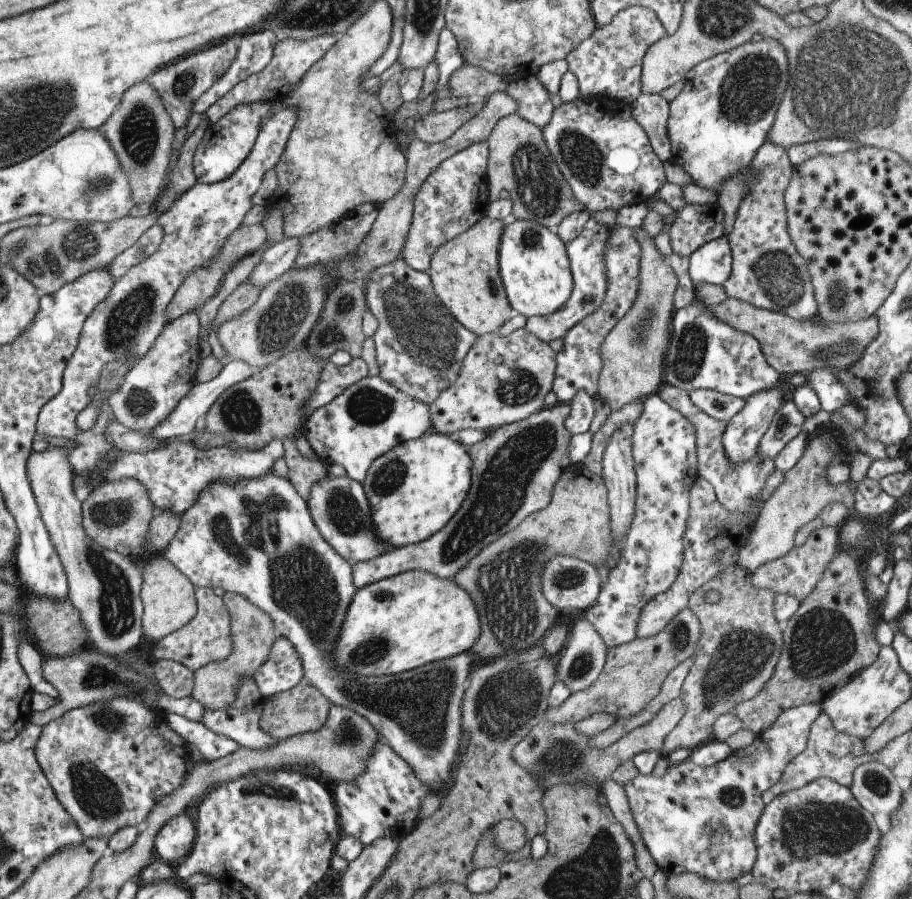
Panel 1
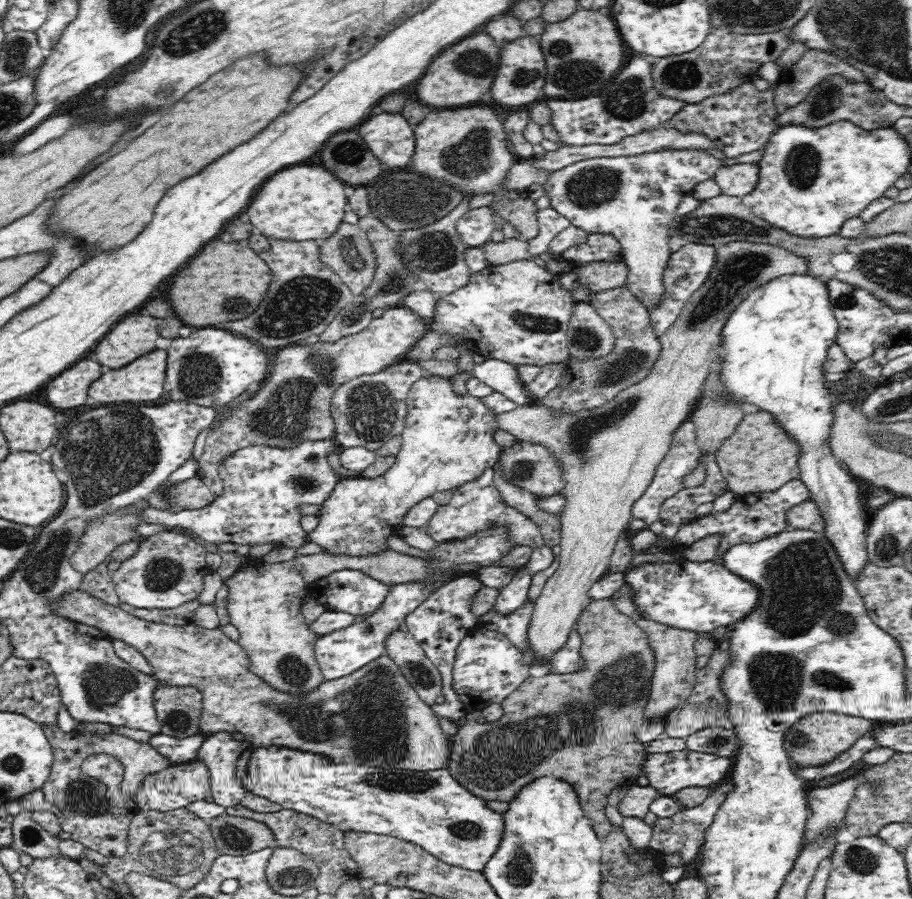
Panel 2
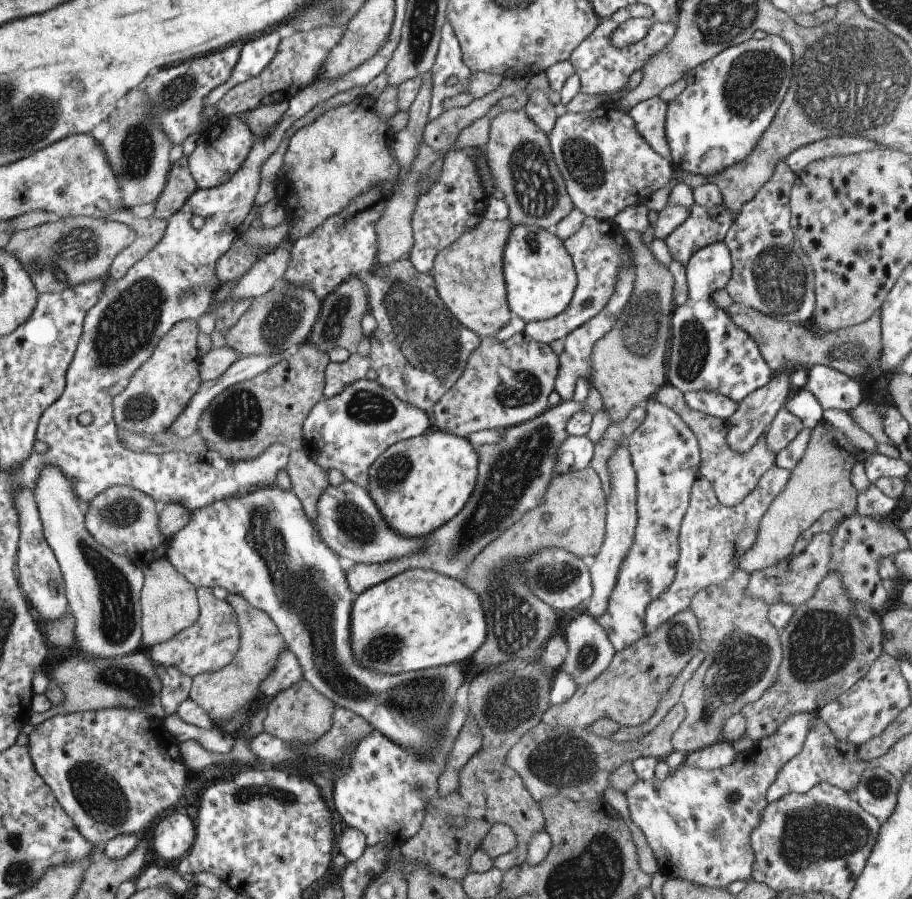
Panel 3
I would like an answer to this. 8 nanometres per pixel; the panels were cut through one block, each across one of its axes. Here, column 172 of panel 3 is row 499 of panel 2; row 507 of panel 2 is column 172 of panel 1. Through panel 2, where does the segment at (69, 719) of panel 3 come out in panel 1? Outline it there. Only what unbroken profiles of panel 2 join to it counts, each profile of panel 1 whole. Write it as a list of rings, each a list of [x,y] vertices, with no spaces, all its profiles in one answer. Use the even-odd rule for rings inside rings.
[[[110,698],[110,700],[102,700],[102,702],[92,702],[90,706],[78,706],[74,710],[68,710],[64,714],[55,718],[52,722],[42,727],[42,734],[36,743],[36,757],[42,772],[52,784],[52,788],[56,792],[56,796],[66,809],[66,812],[72,816],[72,820],[76,822],[78,828],[82,830],[84,838],[110,838],[115,832],[118,832],[124,826],[136,826],[141,828],[148,818],[148,814],[152,812],[152,808],[156,802],[162,800],[164,796],[172,794],[174,790],[180,788],[180,784],[184,782],[184,776],[187,774],[186,761],[189,758],[187,742],[176,734],[170,726],[168,726],[167,713],[162,709],[152,708],[148,706],[148,702],[144,702],[144,698]]]

